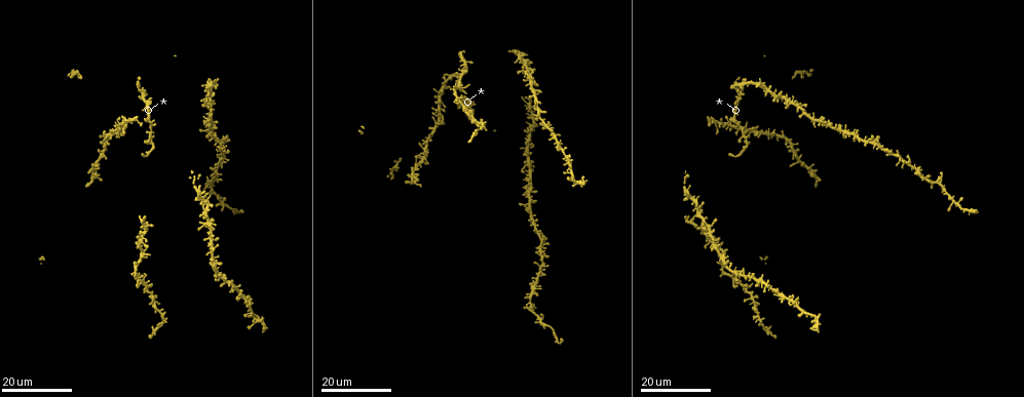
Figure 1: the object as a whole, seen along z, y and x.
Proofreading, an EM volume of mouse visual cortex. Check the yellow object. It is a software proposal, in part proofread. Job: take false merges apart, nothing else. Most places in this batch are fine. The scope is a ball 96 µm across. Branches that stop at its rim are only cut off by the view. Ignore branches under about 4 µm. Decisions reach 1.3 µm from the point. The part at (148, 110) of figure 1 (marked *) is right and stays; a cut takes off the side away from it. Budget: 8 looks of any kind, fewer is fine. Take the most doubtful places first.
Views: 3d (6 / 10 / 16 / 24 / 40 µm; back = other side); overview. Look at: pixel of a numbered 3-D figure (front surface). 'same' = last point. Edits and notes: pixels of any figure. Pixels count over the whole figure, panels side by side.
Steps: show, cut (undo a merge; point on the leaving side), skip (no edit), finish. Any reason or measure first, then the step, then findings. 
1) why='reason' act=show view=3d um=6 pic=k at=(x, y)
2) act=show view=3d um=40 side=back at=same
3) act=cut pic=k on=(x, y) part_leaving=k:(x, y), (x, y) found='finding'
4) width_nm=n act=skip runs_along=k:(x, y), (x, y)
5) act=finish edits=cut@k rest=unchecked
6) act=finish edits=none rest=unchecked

why='looks like a crossing' act=show view=3d um=16 pic=1 at=(782, 136)

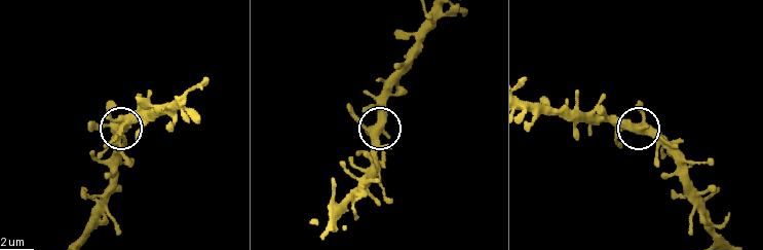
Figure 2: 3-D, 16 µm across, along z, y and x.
why='zoom in' act=show view=3d um=10 pic=2 at=(642, 123)

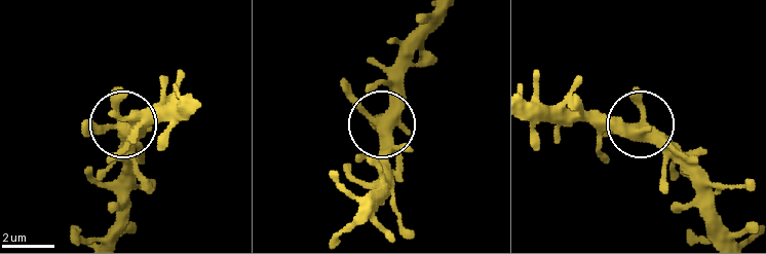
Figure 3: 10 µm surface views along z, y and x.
side_arm_um=27 act=skip found='continuous, no second neuron'

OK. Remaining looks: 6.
why='three-way junction' act=show view=3d um=24 pic=1 at=(146, 101)

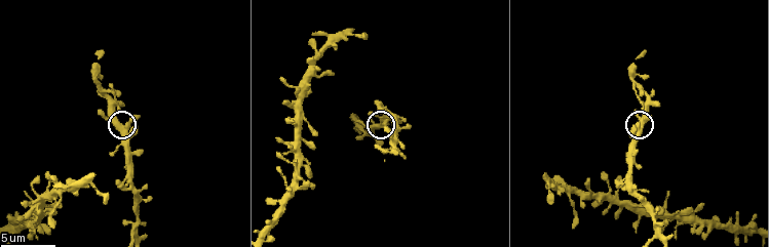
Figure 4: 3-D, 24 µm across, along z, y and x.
why='zoom in' act=show view=3d um=6 pic=4 at=(126, 126)

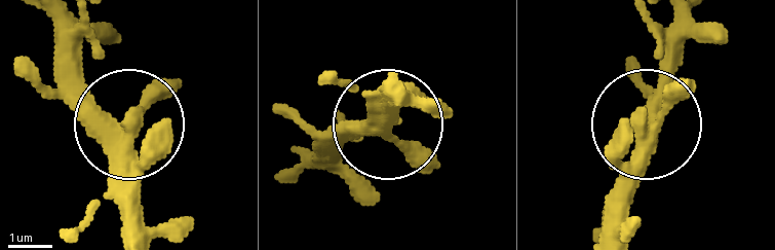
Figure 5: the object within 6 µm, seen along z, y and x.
act=skip found='continuous, no second neuron'

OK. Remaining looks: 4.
act=show view=3d um=16 pic=1 at=(134, 278)

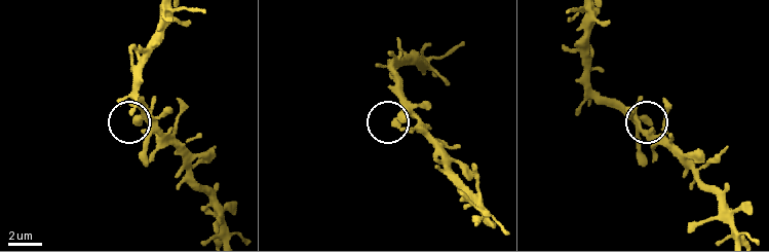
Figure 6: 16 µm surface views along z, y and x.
act=show view=3d um=10 pic=6 at=(137, 121)

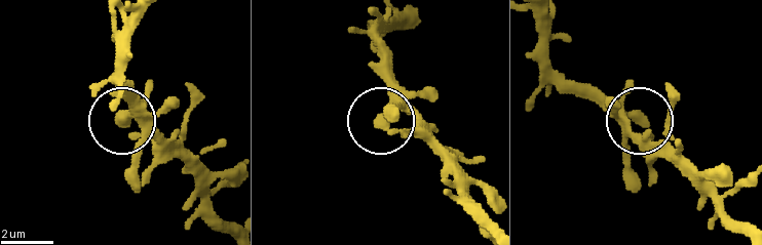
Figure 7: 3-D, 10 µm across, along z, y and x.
width_nm=290 act=skip runs_along=7:(538, 9), (551, 62), (624, 108), (675, 165) found='one neuron here'

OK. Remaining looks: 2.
why='small branch off a trunk' act=show view=3d um=24 pic=1 at=(465, 113)

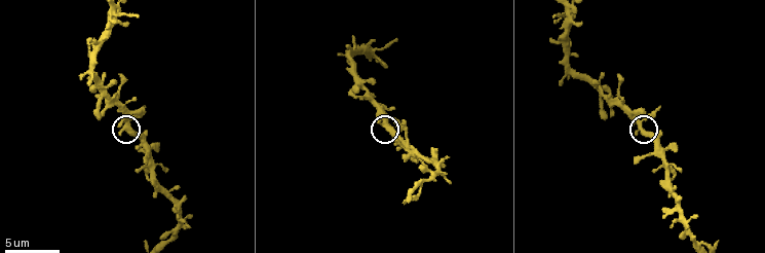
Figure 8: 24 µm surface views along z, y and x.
act=show view=3d um=6 pic=8 at=(387, 124)

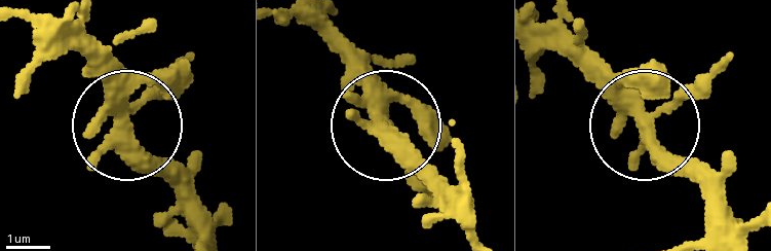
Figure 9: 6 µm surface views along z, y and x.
act=skip found='continuous, no second neuron'

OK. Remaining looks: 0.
act=finish edits=none rest=unchecked

